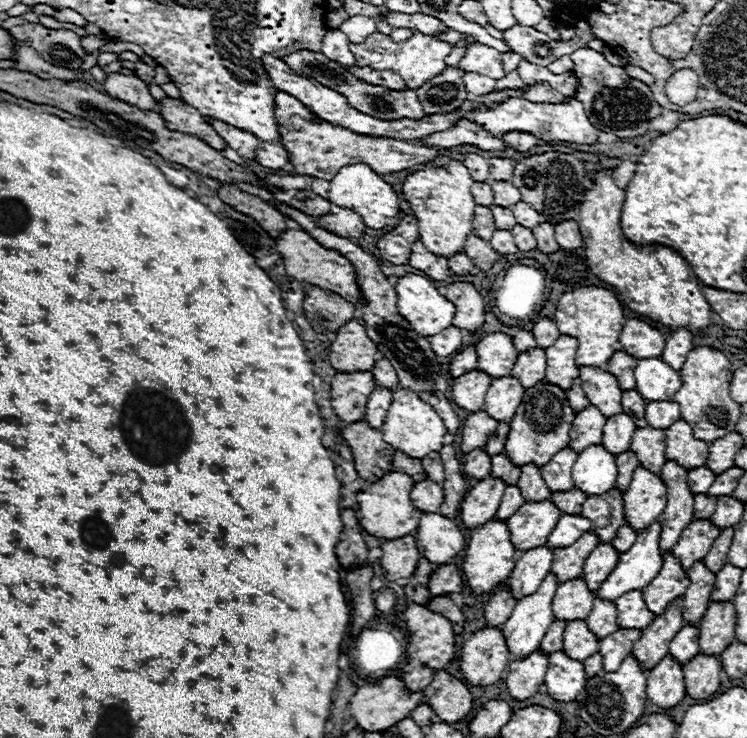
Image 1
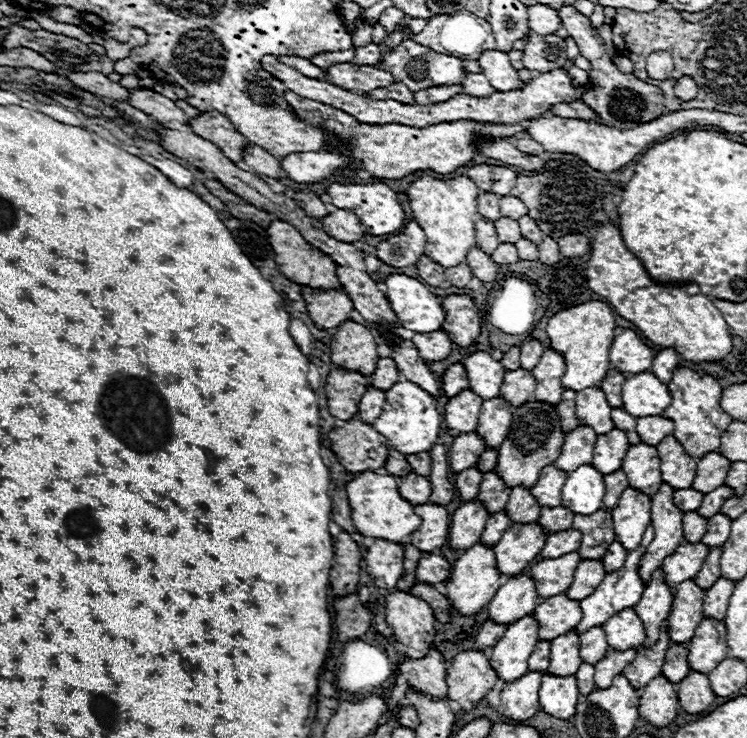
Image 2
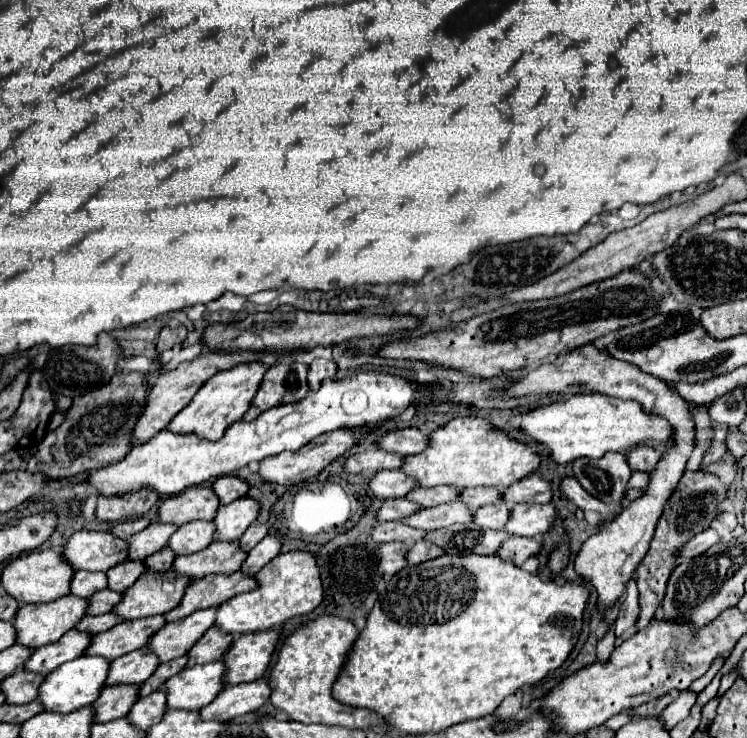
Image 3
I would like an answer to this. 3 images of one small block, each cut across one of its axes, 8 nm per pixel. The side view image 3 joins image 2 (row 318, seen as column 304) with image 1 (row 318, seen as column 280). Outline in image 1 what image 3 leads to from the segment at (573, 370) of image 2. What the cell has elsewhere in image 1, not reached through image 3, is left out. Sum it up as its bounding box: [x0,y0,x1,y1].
[554,286,626,366]

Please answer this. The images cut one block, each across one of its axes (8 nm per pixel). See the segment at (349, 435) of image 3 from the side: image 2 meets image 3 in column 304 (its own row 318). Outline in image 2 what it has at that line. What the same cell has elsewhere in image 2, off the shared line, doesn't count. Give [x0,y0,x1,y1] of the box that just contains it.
[442,294,480,346]

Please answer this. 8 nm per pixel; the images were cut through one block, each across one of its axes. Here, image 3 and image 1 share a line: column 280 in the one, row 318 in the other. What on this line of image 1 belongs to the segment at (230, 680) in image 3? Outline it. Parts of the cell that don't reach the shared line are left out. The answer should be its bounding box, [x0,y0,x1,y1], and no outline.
[620,318,664,360]

